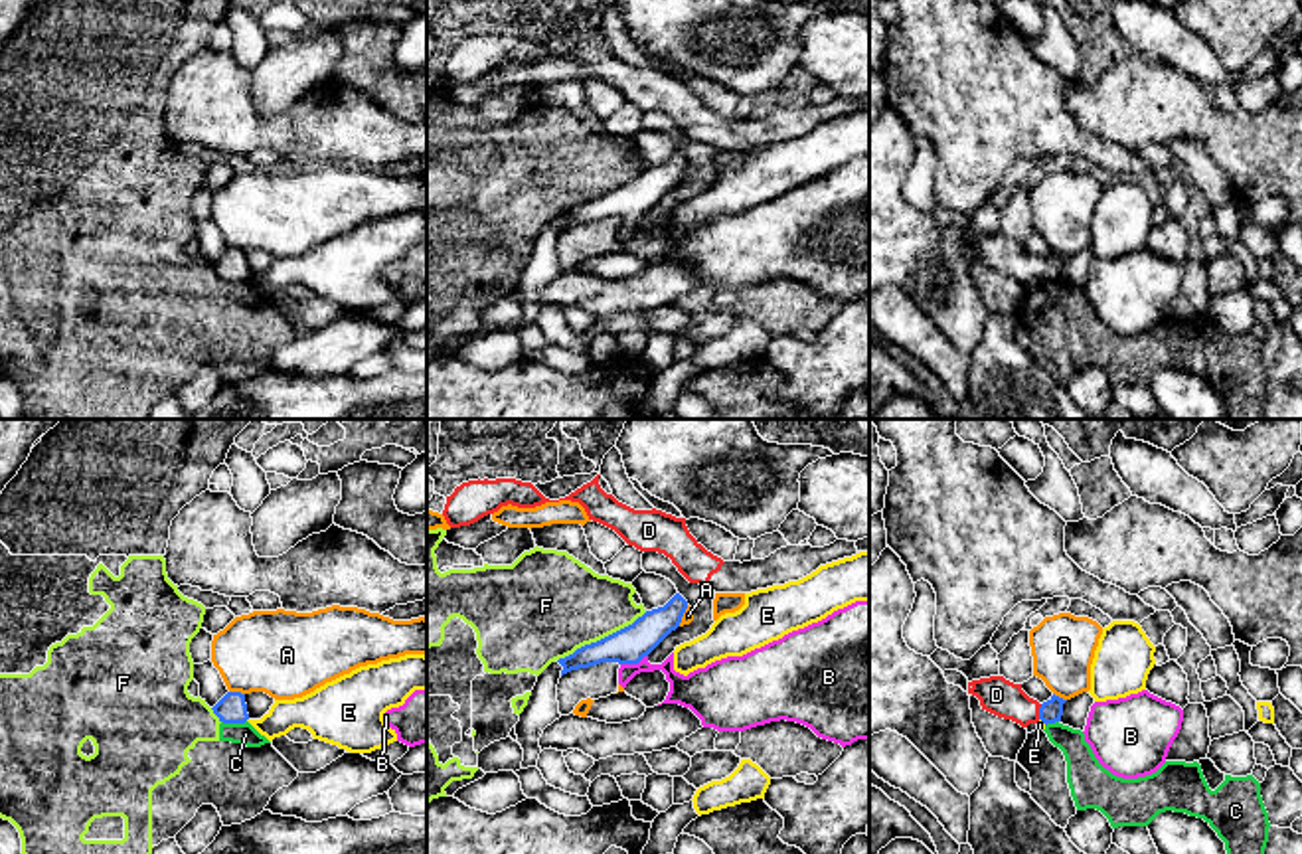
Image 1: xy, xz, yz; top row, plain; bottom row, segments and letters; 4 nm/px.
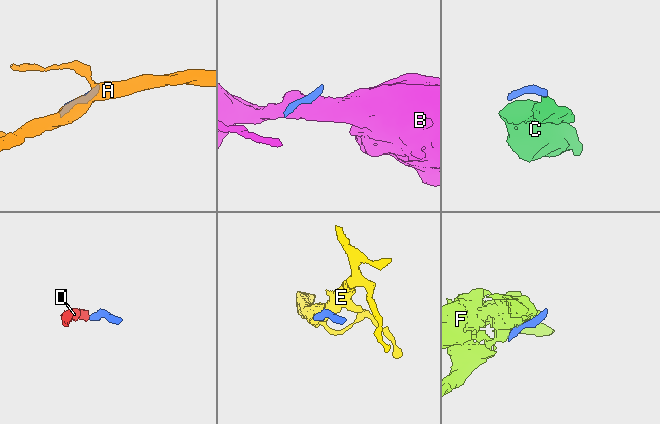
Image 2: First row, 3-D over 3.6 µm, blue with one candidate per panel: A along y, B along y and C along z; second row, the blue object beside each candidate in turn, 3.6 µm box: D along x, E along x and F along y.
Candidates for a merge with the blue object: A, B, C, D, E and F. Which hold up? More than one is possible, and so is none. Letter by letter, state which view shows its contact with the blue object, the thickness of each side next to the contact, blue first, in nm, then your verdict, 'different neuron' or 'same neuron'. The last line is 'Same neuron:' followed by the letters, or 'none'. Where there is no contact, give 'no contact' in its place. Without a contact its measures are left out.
A: xy | 120/360 nm | different neuron
B: xz | 150/130 nm | different neuron
C: xy | 120/90 nm | different neuron
D: yz | 90/150 nm | same neuron
E: yz | 90/30 nm | different neuron
F: xz | 150/420 nm | different neuron
Same neuron: D

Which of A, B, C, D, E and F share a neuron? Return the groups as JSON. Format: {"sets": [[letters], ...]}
{"sets": [["A"], ["B"], ["C", "F"], ["D"], ["E"]]}

